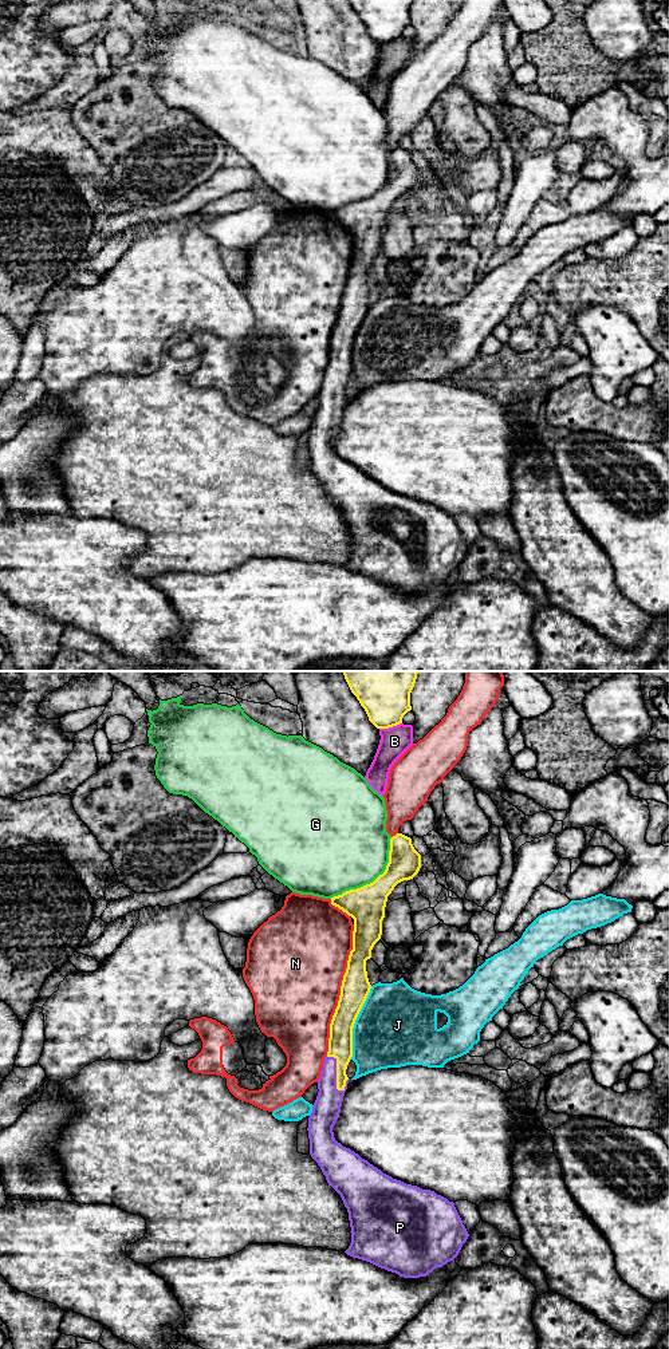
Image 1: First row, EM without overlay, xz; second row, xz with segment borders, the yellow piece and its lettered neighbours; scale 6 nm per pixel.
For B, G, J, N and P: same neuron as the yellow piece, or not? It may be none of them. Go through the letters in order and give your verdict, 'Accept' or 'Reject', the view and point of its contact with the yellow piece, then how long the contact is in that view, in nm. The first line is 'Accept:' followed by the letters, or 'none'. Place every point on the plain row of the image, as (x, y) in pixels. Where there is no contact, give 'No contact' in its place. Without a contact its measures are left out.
Accept: P
B: Reject. Touches yellow at xz (390, 40). Shared border 140 nm
G: Reject. Touches yellow at xz (374, 194). Shared border 500 nm
J: Reject. Touches yellow at xz (354, 336). Shared border 460 nm
N: Reject. Touches yellow at xz (341, 304). Shared border 800 nm
P: Accept. Touches yellow at xz (337, 387). Shared border 240 nm

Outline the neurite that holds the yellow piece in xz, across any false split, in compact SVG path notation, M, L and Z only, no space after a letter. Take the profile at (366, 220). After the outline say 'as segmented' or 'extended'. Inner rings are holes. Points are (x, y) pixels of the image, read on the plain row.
M397 147L390 153L389 177L382 189L370 198L331 212L332 220L354 233L353 264L343 289L338 320L330 338L328 366L318 394L319 406L307 442L310 469L320 481L328 500L341 509L349 526L351 557L345 567L404 592L426 591L436 581L453 575L469 548L453 516L434 505L406 498L383 488L338 457L332 441L339 431L350 394L346 383L353 371L353 342L371 303L366 275L371 272L371 264L381 253L387 210L398 197L413 193L420 182L421 169L414 163L412 153Z; extended

